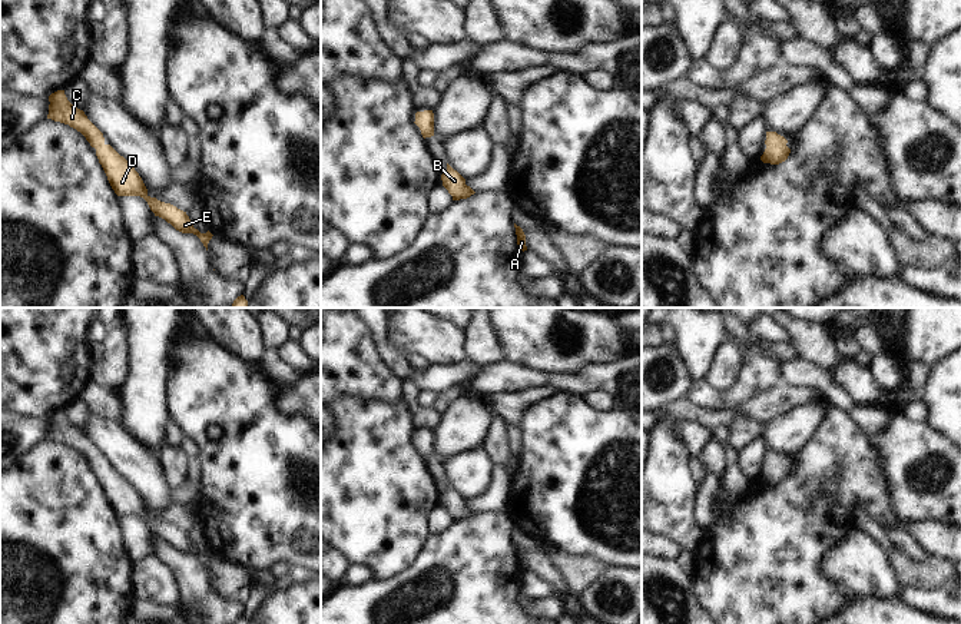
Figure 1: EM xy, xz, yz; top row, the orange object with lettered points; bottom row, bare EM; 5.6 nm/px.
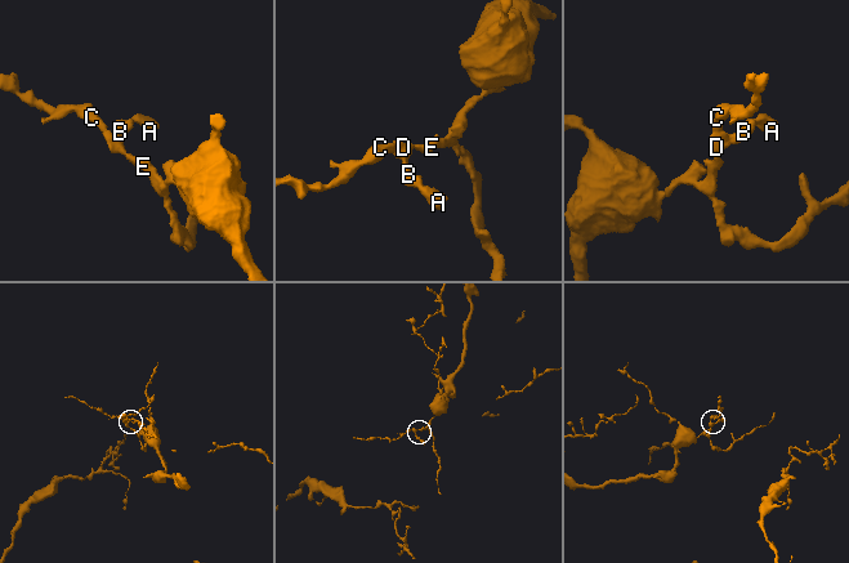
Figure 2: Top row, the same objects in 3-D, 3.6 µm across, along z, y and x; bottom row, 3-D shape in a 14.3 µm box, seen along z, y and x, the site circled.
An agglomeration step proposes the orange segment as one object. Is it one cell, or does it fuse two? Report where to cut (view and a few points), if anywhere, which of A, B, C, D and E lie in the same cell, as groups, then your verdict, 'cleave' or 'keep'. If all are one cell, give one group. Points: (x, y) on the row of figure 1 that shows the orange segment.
no cut | A B C D E | keep

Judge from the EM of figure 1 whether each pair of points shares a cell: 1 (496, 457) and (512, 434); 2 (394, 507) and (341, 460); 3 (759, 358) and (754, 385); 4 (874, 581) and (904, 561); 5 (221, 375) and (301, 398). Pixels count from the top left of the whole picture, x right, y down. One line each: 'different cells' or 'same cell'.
1: different cells
2: same cell
3: same cell
4: different cells
5: different cells

